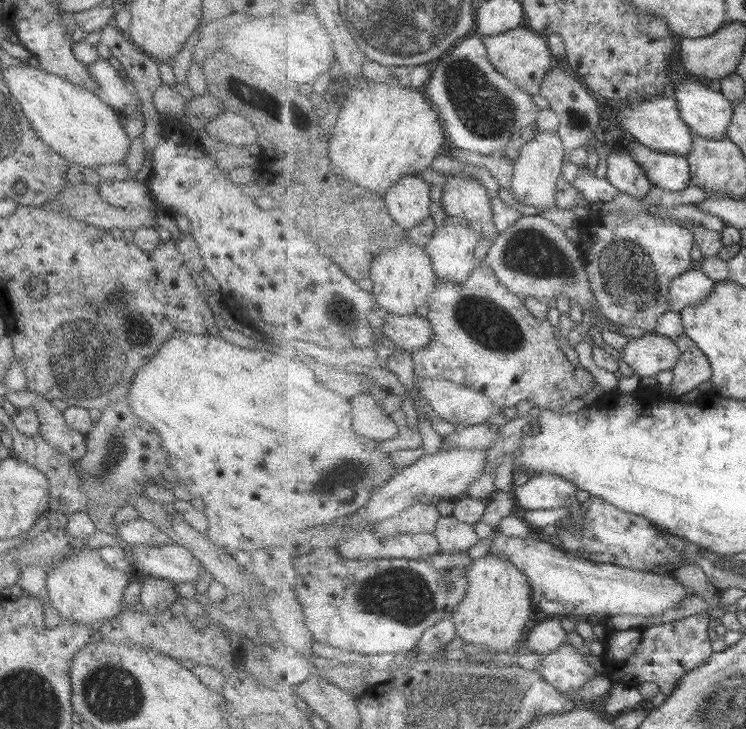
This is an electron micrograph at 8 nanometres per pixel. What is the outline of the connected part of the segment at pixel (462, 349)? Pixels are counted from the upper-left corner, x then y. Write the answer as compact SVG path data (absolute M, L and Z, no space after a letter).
M477 266L471 276L462 283L441 279L435 285L428 300L427 318L434 332L432 341L412 353L414 376L420 379L438 378L452 380L486 393L498 406L499 412L517 404L528 403L543 410L561 410L575 398L581 399L595 382L595 376L582 365L569 362L561 351L548 317L537 318L525 308L523 297L510 291L495 274L494 268Z

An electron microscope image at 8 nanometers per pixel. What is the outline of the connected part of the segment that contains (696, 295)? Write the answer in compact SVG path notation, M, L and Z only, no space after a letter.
M690 269L670 284L668 296L669 311L680 313L690 304L701 302L714 289L715 281L709 278L702 269Z

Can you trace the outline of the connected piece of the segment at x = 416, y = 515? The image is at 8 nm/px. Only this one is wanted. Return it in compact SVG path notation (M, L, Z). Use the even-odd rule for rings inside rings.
M415 502L408 507L399 516L375 524L374 536L389 540L399 535L436 532L442 518L436 505Z

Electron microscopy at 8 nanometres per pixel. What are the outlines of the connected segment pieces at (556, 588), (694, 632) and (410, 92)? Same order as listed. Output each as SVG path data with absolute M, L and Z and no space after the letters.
M498 534L493 537L489 553L497 553L516 564L529 577L535 608L556 617L600 612L606 617L617 614L655 617L680 607L687 597L695 596L673 576L585 560L535 536L523 539Z
M707 611L691 616L687 621L670 622L657 627L637 626L626 630L608 629L604 653L602 655L605 673L613 676L613 682L620 682L624 686L637 688L643 682L654 682L667 697L671 696L684 676L692 670L701 668L714 655L711 638L709 638L709 614Z
M388 80L384 83L361 81L350 89L347 102L344 102L343 113L338 116L337 124L333 124L330 159L338 175L363 188L370 188L377 193L385 194L396 180L430 168L433 160L440 153L445 153L448 143L449 136L445 125L437 109L425 96L423 88L410 88L401 80L398 83L395 80L393 82Z

